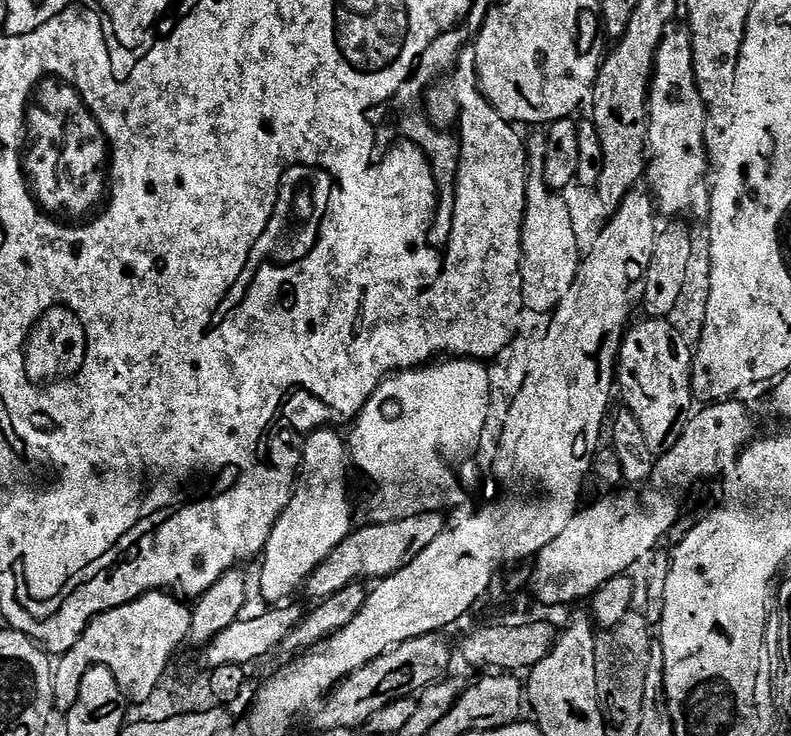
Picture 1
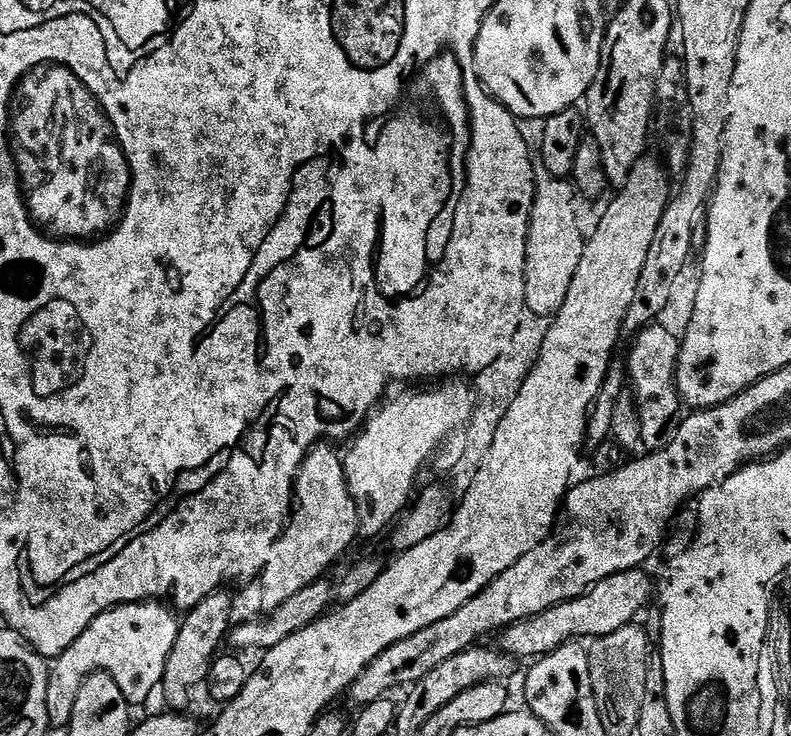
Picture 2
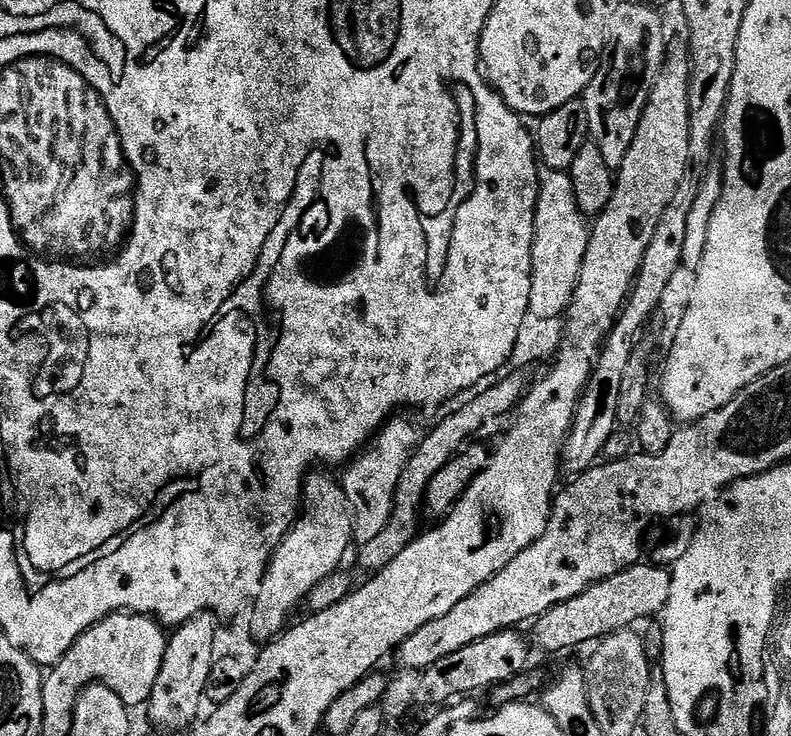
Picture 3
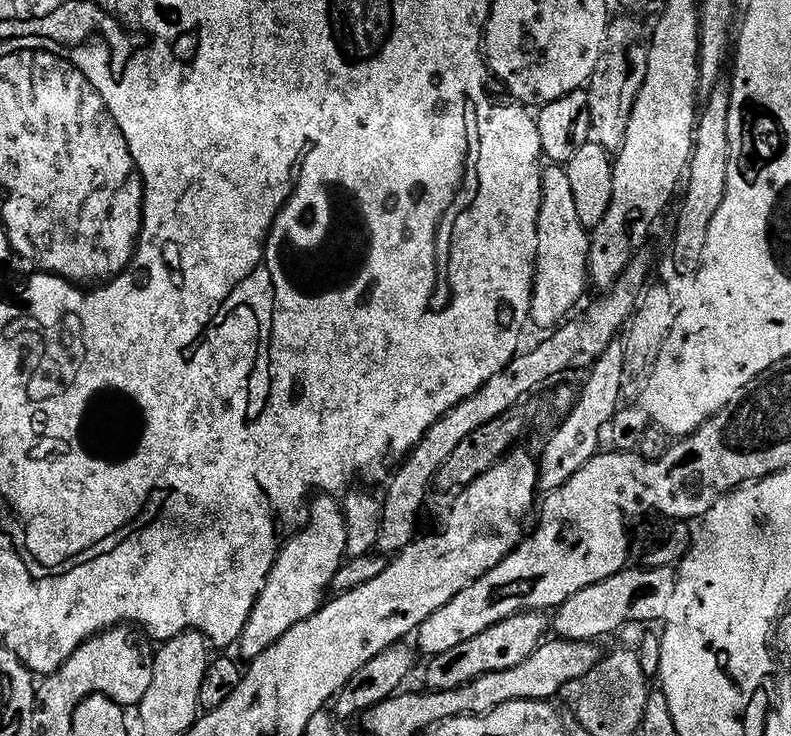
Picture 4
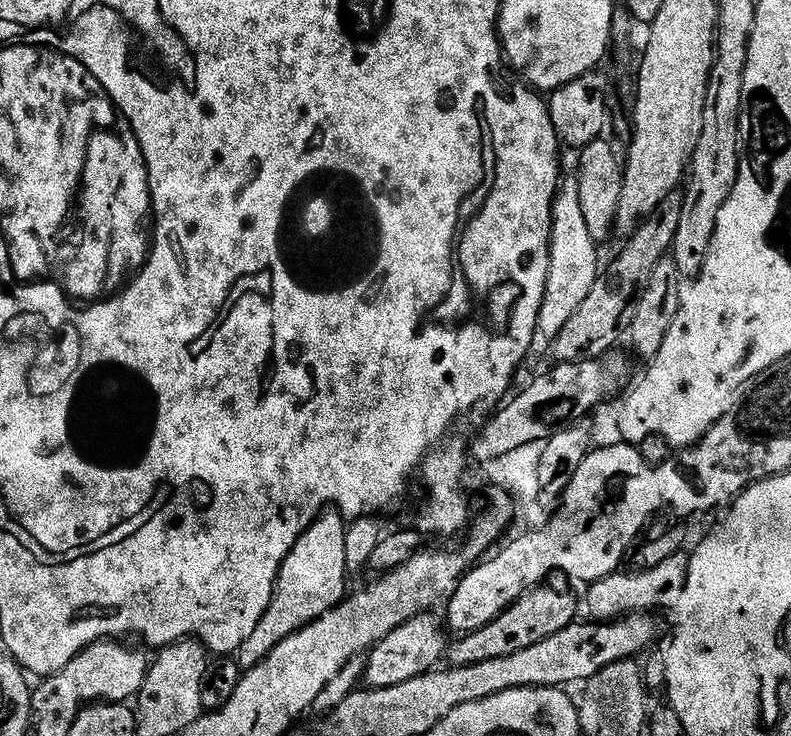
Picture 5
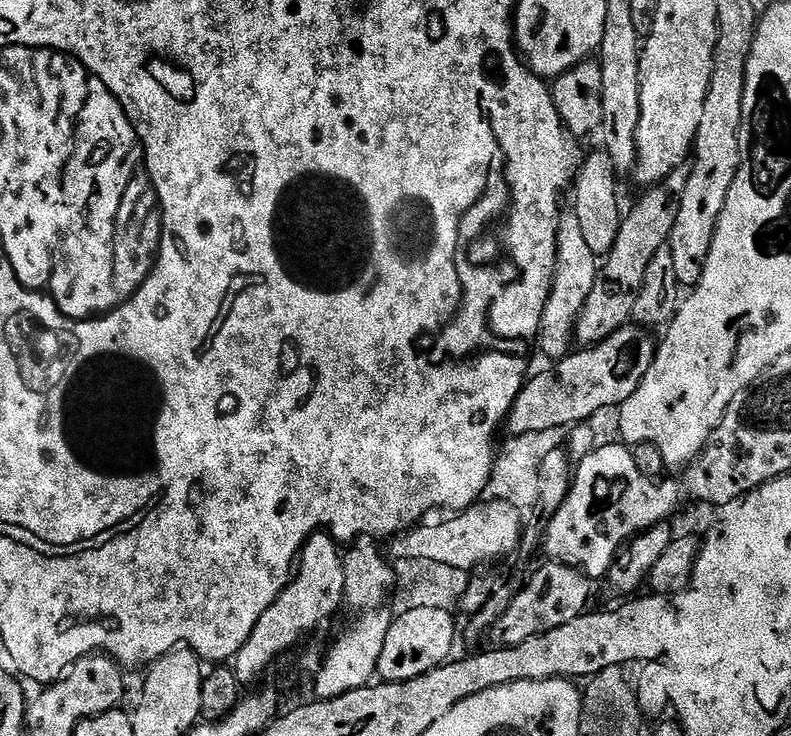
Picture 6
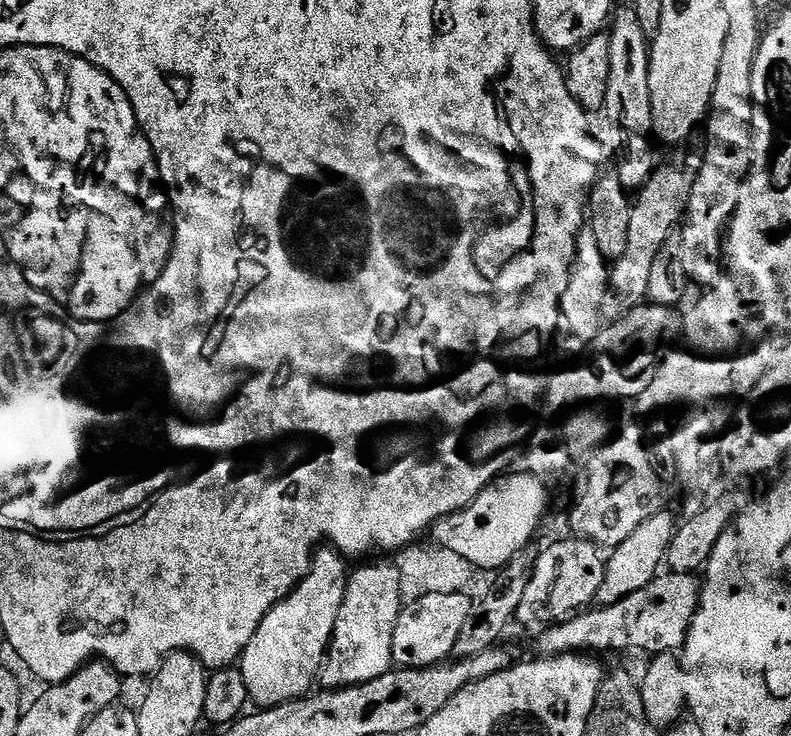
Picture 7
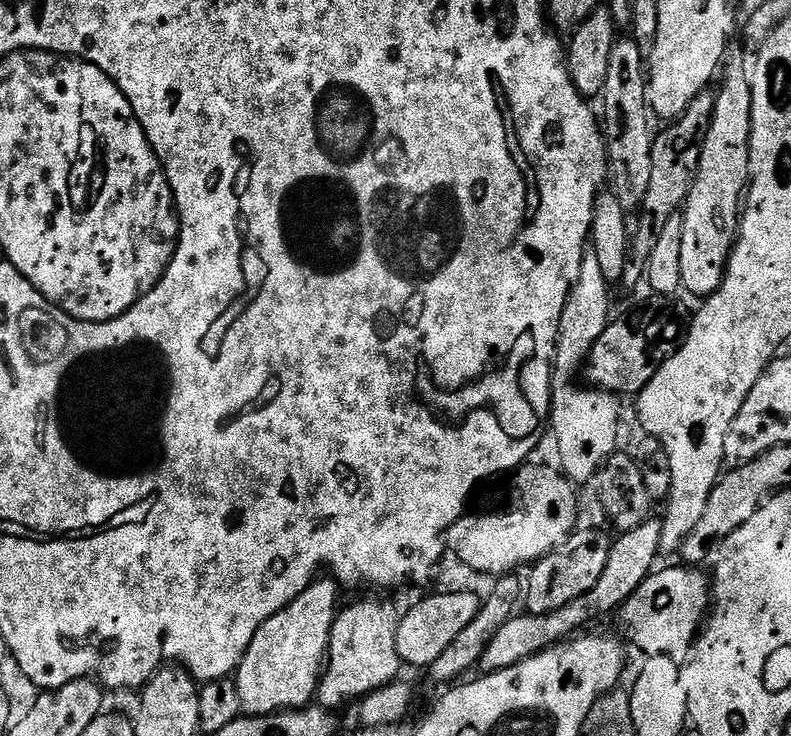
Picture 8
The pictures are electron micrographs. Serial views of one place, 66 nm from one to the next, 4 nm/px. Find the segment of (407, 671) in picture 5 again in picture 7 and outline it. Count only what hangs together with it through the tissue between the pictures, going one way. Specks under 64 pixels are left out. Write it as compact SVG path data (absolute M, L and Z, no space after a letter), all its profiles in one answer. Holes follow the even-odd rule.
M430 594L405 607L394 628L391 654L400 668L431 668L455 651L458 636L472 614L474 600L466 595Z

